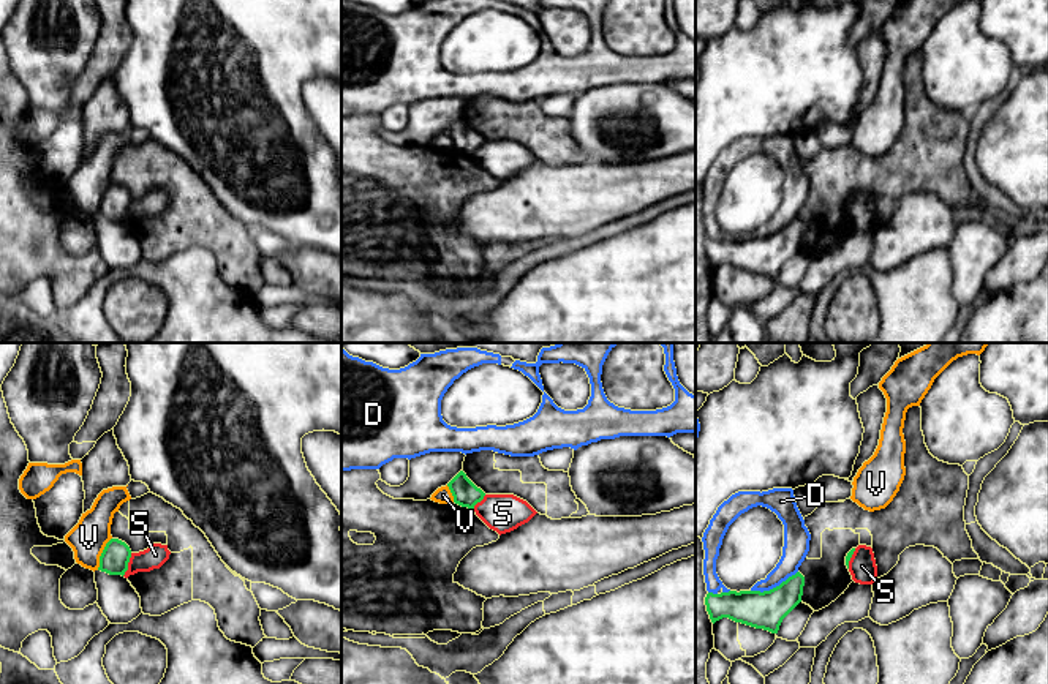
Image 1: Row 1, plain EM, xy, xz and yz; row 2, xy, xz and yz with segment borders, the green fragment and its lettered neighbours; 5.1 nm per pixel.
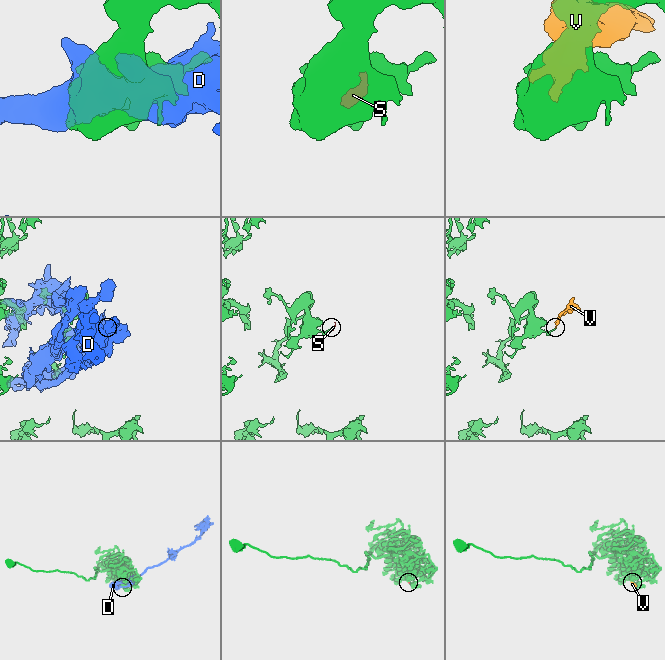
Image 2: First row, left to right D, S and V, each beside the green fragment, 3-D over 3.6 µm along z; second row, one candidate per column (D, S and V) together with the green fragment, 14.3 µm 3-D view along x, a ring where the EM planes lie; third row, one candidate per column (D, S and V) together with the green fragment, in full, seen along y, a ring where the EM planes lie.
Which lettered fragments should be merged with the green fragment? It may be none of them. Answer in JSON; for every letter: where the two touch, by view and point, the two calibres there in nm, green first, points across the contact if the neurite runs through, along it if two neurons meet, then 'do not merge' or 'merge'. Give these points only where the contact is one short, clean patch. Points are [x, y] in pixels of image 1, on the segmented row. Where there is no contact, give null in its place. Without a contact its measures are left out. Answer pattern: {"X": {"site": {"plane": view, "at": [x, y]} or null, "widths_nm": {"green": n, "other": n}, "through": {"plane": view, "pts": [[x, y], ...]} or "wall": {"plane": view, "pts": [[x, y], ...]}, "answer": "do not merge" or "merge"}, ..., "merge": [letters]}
{"D": {"site": {"plane": "yz", "at": [773, 588]}, "widths_nm": {"green": 190, "other": 130}, "answer": "do not merge"}, "S": {"site": {"plane": "xy", "at": [127, 564]}, "widths_nm": {"green": 150, "other": 110}, "wall": {"plane": "xy", "pts": [[131, 553], [127, 571], [122, 575]]}, "answer": "do not merge"}, "V": {"site": {"plane": "xy", "at": [101, 553]}, "widths_nm": {"green": 150, "other": 190}, "wall": {"plane": "xy", "pts": [[111, 537], [97, 569]]}, "answer": "do not merge"}, "merge": []}

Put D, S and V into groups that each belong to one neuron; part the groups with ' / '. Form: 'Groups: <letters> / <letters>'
Groups: D / S V

